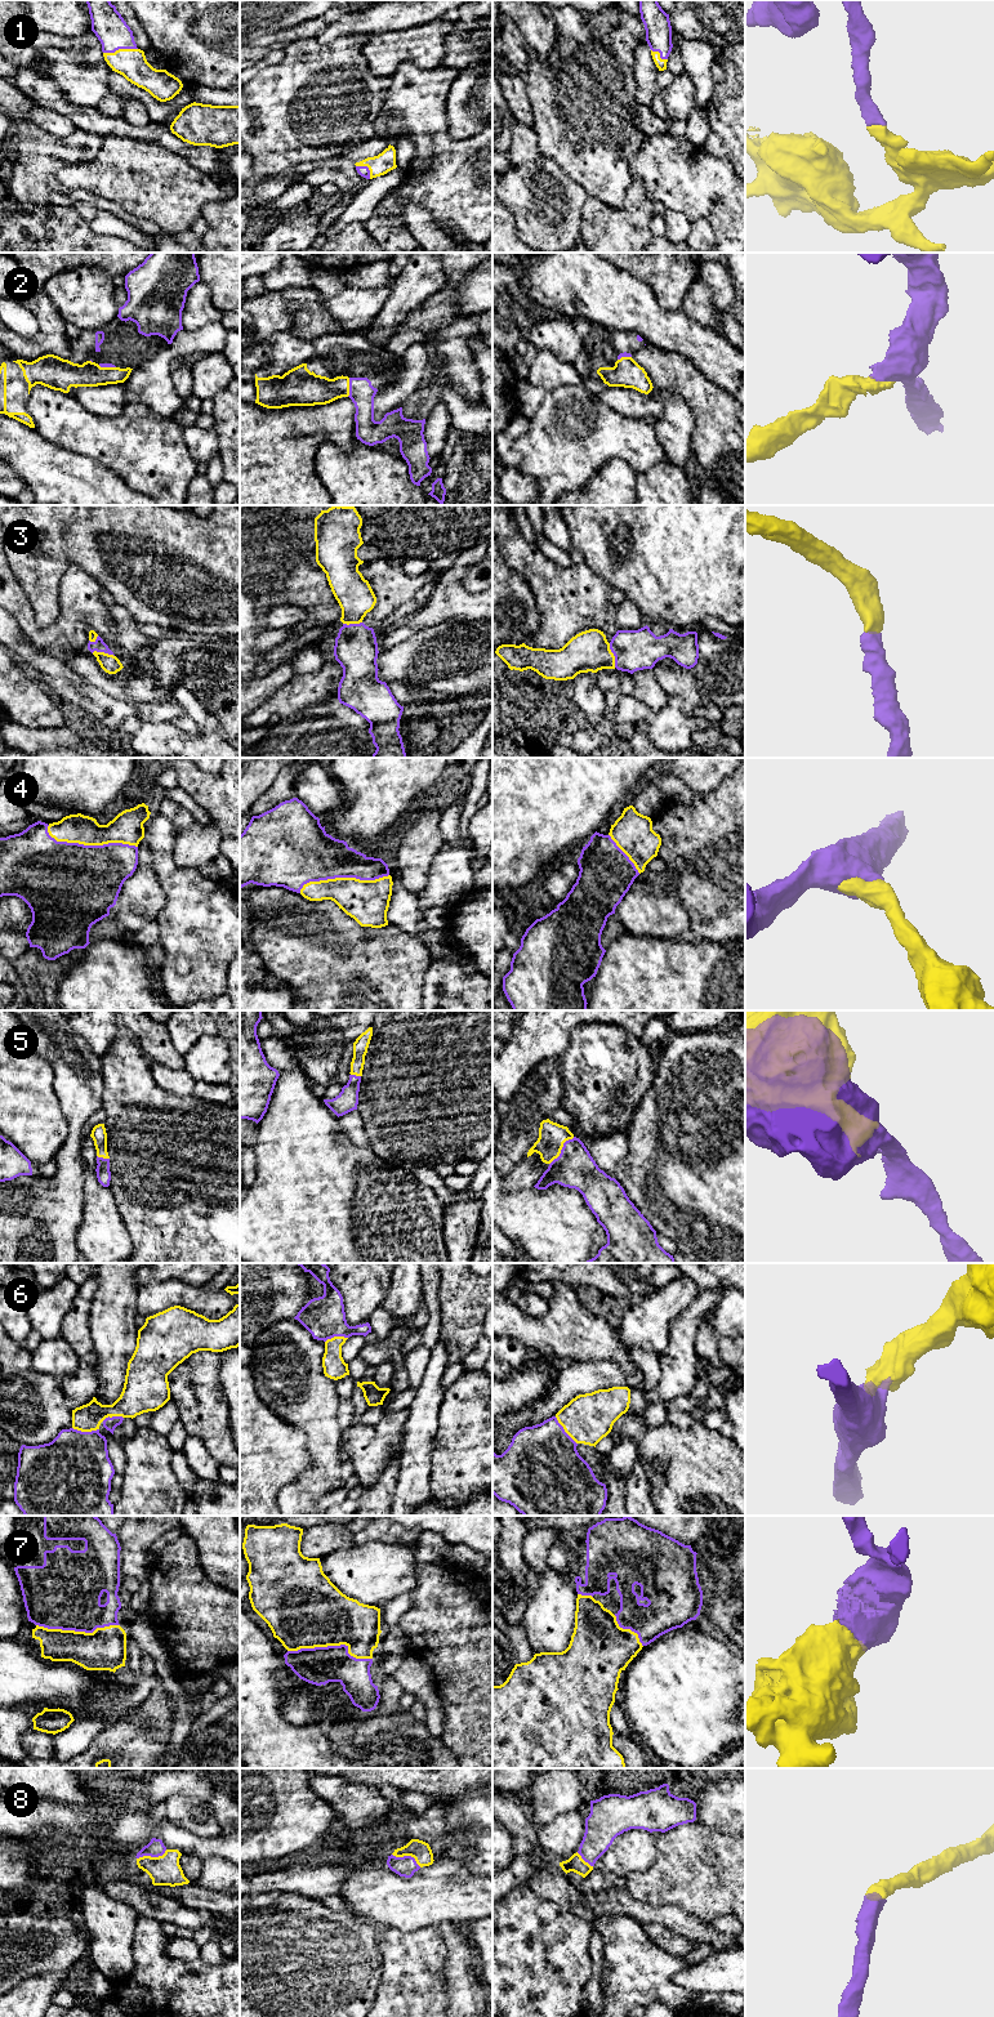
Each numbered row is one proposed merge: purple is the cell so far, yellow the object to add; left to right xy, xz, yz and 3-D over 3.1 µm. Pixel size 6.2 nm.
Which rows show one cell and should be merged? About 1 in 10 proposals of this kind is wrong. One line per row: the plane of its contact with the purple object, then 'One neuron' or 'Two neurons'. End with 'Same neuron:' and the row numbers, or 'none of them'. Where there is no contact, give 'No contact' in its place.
1: Touches purple in xy. One neuron
2: Touches purple in xz. One neuron
3: Touches purple in yz. One neuron
4: Touches purple in xy. One neuron
5: Touches purple in yz. One neuron
6: Touches purple in yz. One neuron
7: Touches purple in xz. One neuron
8: Touches purple in xy. One neuron
Same neuron: 1, 2, 3, 4, 5, 6, 7, 8

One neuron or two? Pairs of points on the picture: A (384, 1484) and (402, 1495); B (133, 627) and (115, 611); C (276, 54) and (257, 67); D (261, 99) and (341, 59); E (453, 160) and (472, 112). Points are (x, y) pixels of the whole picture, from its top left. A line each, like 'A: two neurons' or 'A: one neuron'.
A: two neurons
B: one neuron
C: one neuron
D: one neuron
E: two neurons

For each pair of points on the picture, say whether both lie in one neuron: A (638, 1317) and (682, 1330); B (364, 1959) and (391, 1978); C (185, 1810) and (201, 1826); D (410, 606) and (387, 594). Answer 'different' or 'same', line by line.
A: different
B: different
C: same
D: different

